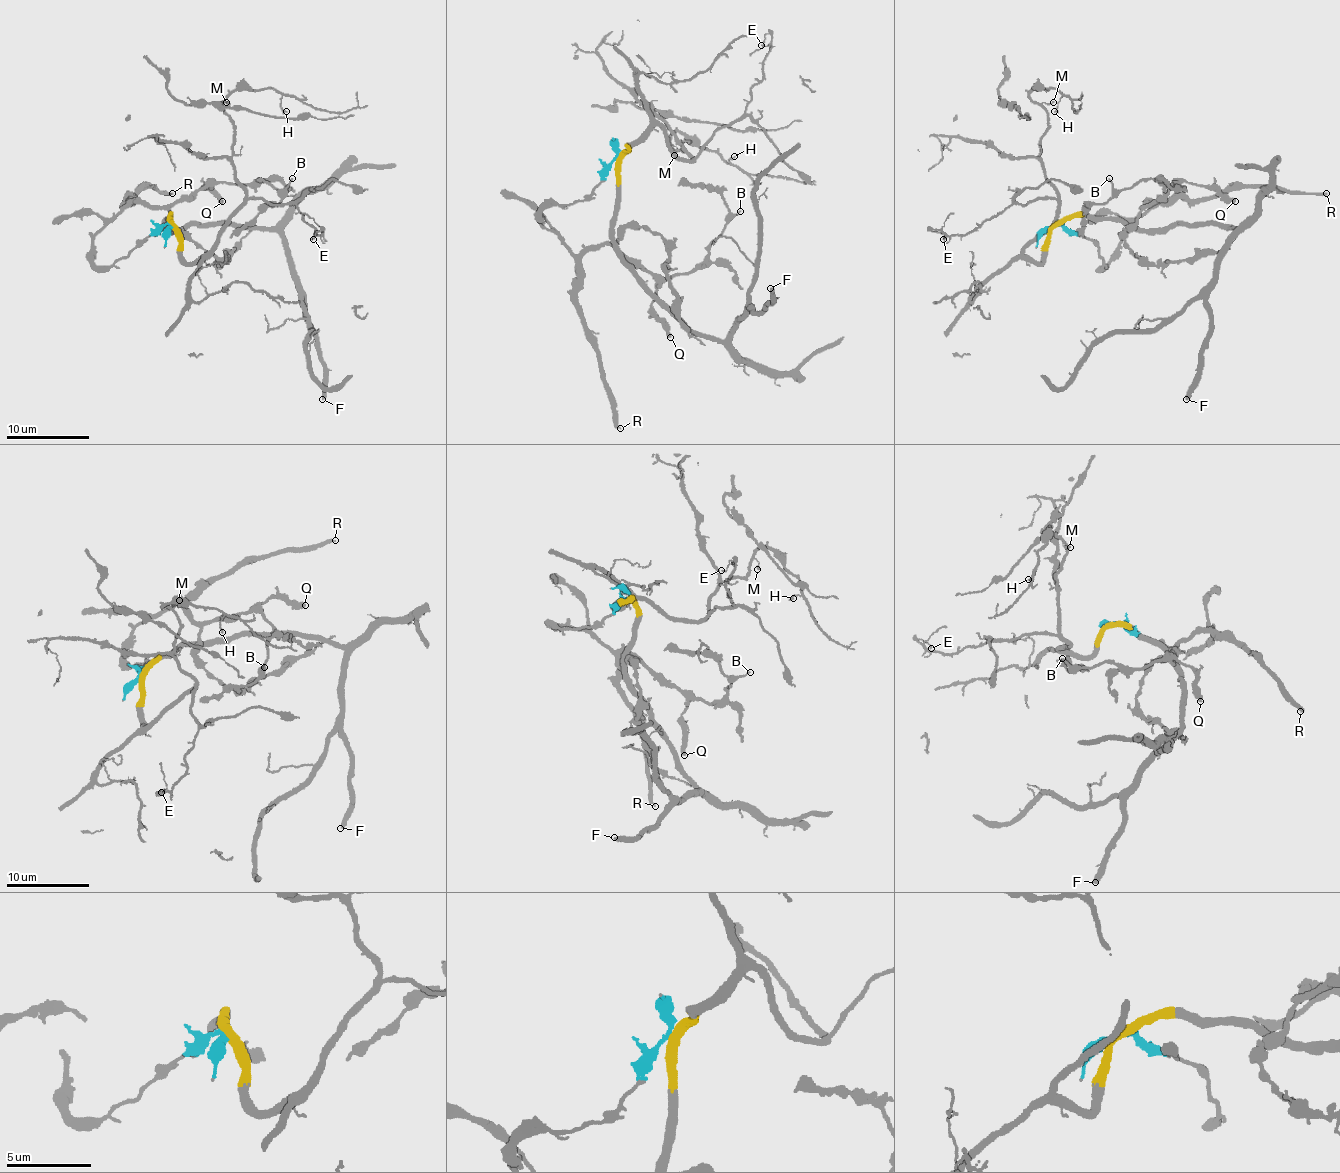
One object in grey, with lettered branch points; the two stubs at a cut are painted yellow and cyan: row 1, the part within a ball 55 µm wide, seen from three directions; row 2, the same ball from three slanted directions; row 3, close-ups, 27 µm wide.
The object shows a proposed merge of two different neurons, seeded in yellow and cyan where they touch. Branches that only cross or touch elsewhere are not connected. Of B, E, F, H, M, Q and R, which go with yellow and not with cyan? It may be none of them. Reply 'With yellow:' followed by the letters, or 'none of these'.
With yellow: E, F, H, M

